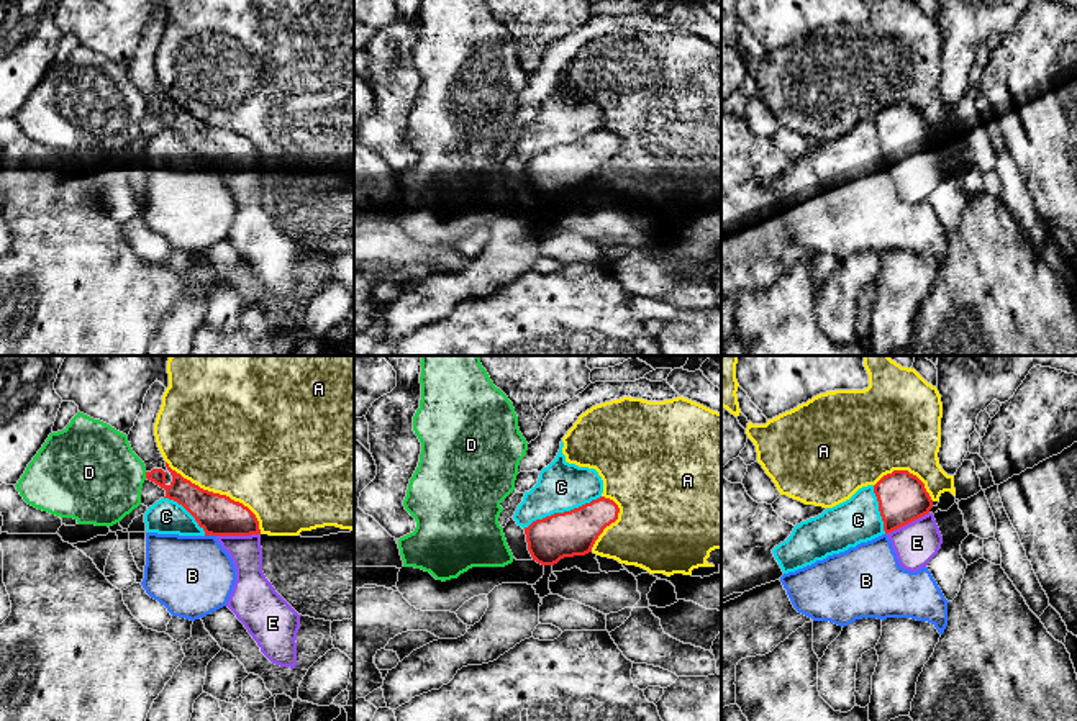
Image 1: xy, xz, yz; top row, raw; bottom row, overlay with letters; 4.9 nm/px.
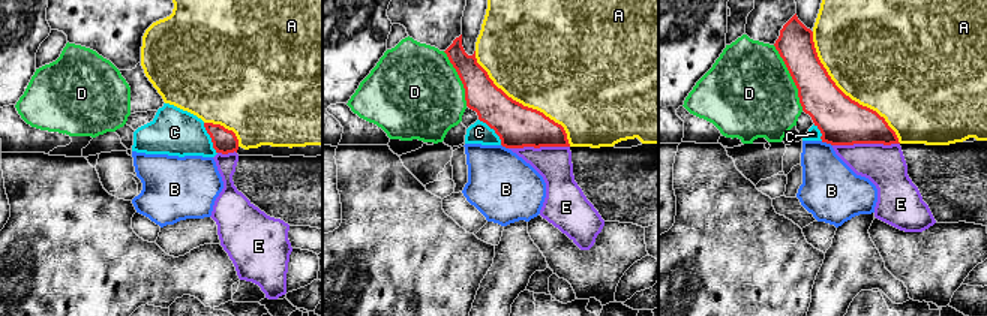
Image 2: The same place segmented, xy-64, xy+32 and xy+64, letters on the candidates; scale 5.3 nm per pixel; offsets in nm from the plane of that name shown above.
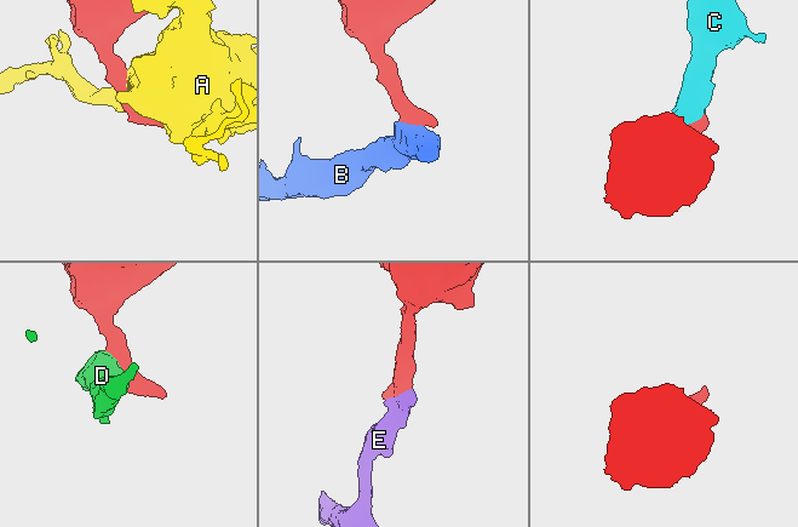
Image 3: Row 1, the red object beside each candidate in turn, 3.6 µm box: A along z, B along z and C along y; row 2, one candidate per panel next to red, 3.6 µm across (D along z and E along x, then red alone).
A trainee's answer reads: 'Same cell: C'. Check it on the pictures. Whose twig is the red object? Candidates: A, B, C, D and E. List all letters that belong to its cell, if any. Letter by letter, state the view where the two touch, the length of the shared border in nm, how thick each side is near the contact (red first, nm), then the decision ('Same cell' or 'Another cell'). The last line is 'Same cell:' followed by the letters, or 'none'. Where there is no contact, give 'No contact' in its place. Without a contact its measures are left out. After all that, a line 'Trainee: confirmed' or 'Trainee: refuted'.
A: Touches red in xy. Shared border 600 nm. Thickness 200 nm (red) against 500 nm. Another cell
B: Touches red in xy. Shared border 60 nm. Thickness 200 nm (red) against 400 nm. Another cell
C: Touches red in xz. Shared border 420 nm. Thickness 220 nm (red) against 240 nm. Another cell
D: Touches red in xy. Shared border 30 nm. Thickness 120 nm (red) against 440 nm. Another cell
E: Touches red in xy. Shared border 220 nm. Thickness 200 nm (red) against 160 nm. Same cell
Same cell: E
Trainee: refuted

